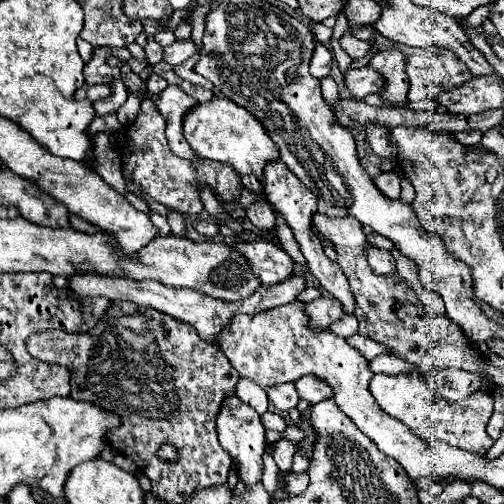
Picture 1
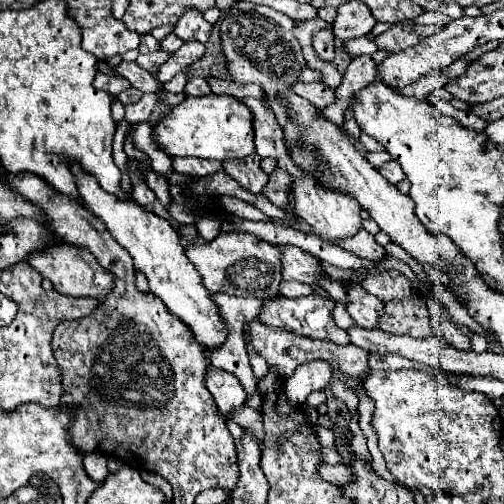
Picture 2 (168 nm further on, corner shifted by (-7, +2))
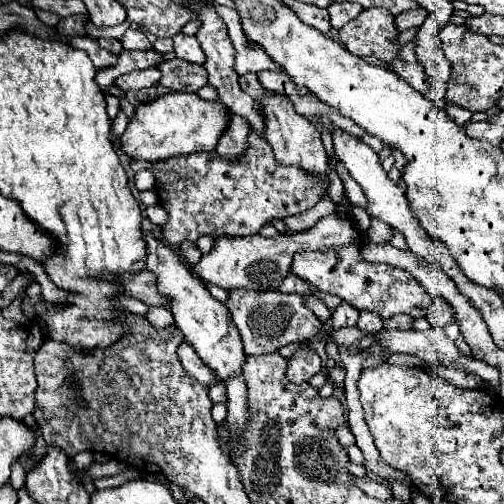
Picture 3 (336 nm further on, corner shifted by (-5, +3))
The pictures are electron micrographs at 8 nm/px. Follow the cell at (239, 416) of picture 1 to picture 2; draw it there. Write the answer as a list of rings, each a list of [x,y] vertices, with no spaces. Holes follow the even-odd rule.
[[[209,367],[205,385],[211,391],[225,421],[233,421],[231,413],[237,407],[243,407],[247,401],[247,393],[243,393],[243,385],[239,385],[239,379],[233,373],[221,371],[217,367]]]

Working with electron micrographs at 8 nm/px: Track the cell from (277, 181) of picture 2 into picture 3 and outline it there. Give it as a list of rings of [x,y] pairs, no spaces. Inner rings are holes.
[[[249,128],[249,146],[239,158],[223,158],[213,152],[193,152],[187,156],[173,156],[151,164],[155,174],[155,192],[159,206],[169,214],[169,220],[161,226],[163,240],[169,246],[181,242],[197,242],[199,236],[253,236],[261,226],[273,218],[287,218],[301,214],[315,206],[327,192],[327,184],[319,184],[309,172],[301,172],[297,166],[279,166],[273,150],[263,136],[257,136]]]

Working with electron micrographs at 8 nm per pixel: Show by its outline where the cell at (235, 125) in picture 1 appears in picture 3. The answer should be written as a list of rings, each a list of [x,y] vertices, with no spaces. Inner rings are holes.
[[[167,92],[155,100],[141,102],[135,108],[123,136],[121,150],[133,160],[167,160],[171,156],[181,156],[189,152],[215,150],[221,132],[227,128],[229,116],[227,108],[219,102],[207,102],[197,94],[187,92]]]

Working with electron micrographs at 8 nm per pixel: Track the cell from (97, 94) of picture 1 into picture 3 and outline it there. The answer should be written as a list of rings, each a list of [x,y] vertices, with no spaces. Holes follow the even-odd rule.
[[[149,68],[149,70],[137,70],[137,72],[129,72],[123,74],[115,80],[115,86],[121,88],[123,92],[127,90],[141,90],[141,88],[149,88],[155,86],[161,78],[161,70],[159,68]]]

